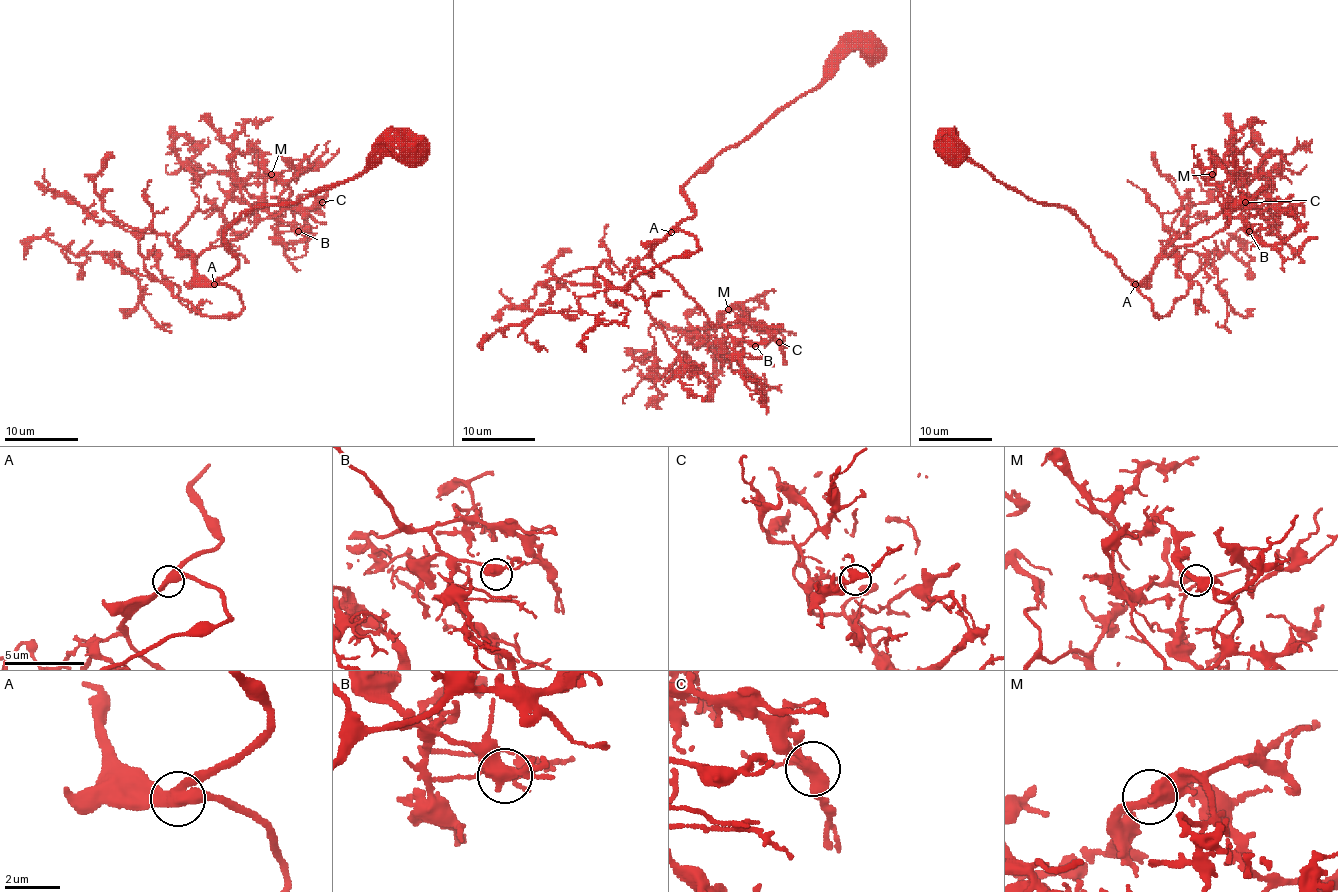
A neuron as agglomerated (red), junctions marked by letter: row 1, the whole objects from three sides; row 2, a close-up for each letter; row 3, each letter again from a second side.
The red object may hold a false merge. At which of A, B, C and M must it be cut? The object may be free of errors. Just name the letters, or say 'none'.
none

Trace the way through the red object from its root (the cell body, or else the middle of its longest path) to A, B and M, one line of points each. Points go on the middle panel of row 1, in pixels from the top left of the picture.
A: (873, 49), (849, 51), (814, 88), (711, 158), (682, 188), (694, 213), (670, 232)
B: (873, 49), (849, 51), (814, 88), (711, 158), (682, 188), (694, 213), (650, 252), (711, 322), (755, 346)
M: (873, 49), (849, 51), (682, 188), (694, 213), (650, 256), (717, 326), (748, 316), (740, 305), (728, 309)

